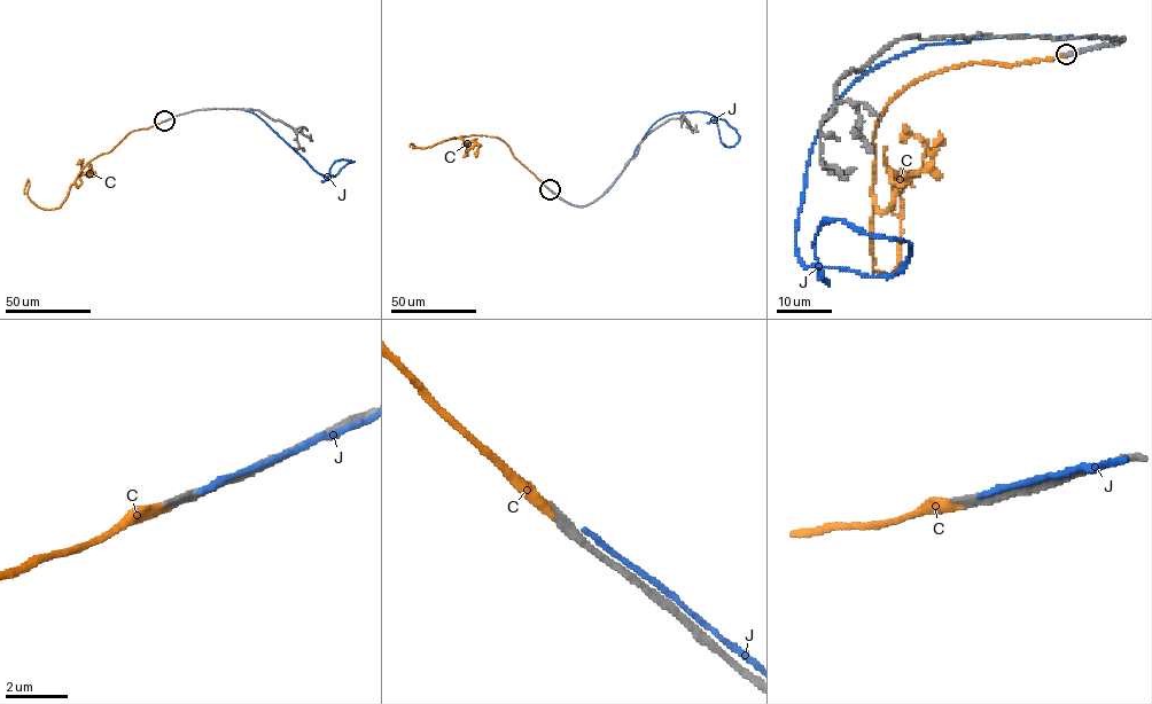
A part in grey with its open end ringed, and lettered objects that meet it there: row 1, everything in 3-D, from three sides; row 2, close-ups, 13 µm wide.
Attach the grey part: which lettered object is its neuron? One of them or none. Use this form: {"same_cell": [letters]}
{"same_cell": ["C"]}

